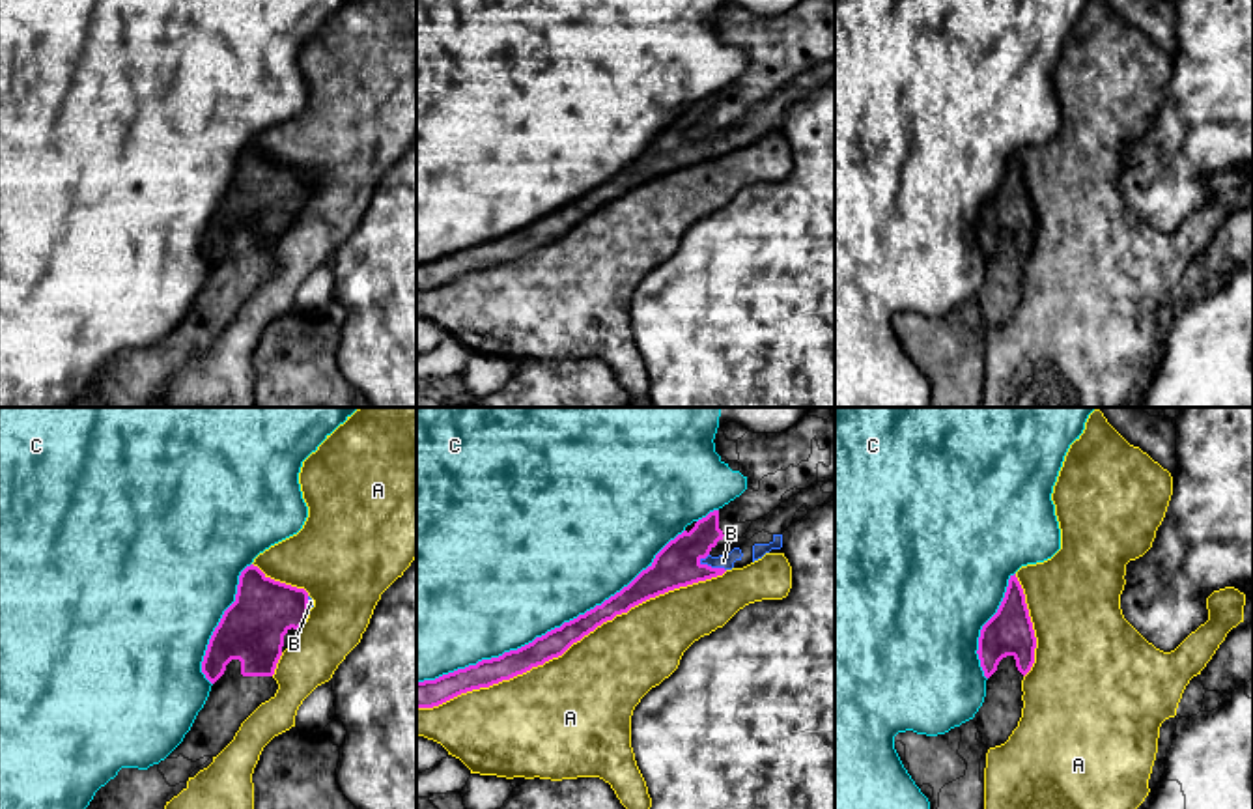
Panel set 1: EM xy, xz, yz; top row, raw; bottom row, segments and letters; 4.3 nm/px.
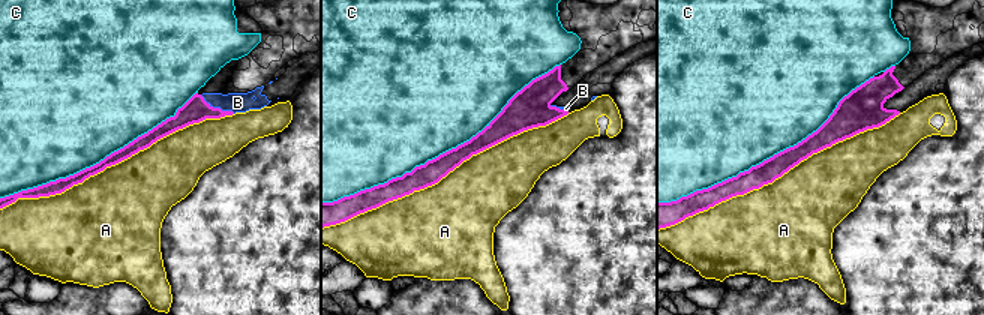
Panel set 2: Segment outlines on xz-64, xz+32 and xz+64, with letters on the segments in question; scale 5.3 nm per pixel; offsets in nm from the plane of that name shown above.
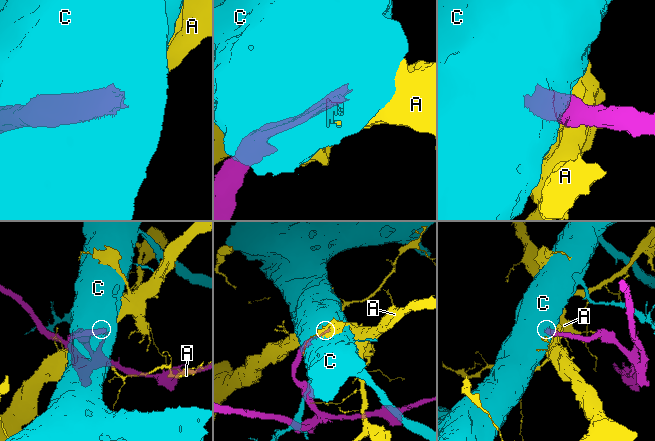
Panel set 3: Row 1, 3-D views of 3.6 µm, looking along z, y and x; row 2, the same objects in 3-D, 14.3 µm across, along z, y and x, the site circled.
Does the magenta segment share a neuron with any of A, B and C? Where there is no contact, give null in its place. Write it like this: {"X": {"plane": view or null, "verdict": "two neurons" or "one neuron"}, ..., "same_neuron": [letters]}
{"A": {"plane": "xz", "verdict": "two neurons"}, "B": {"plane": "xz", "verdict": "one neuron"}, "C": {"plane": "xz", "verdict": "two neurons"}, "same_neuron": ["B"]}

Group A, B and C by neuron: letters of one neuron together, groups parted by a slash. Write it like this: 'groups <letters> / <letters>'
groups A / B / C

